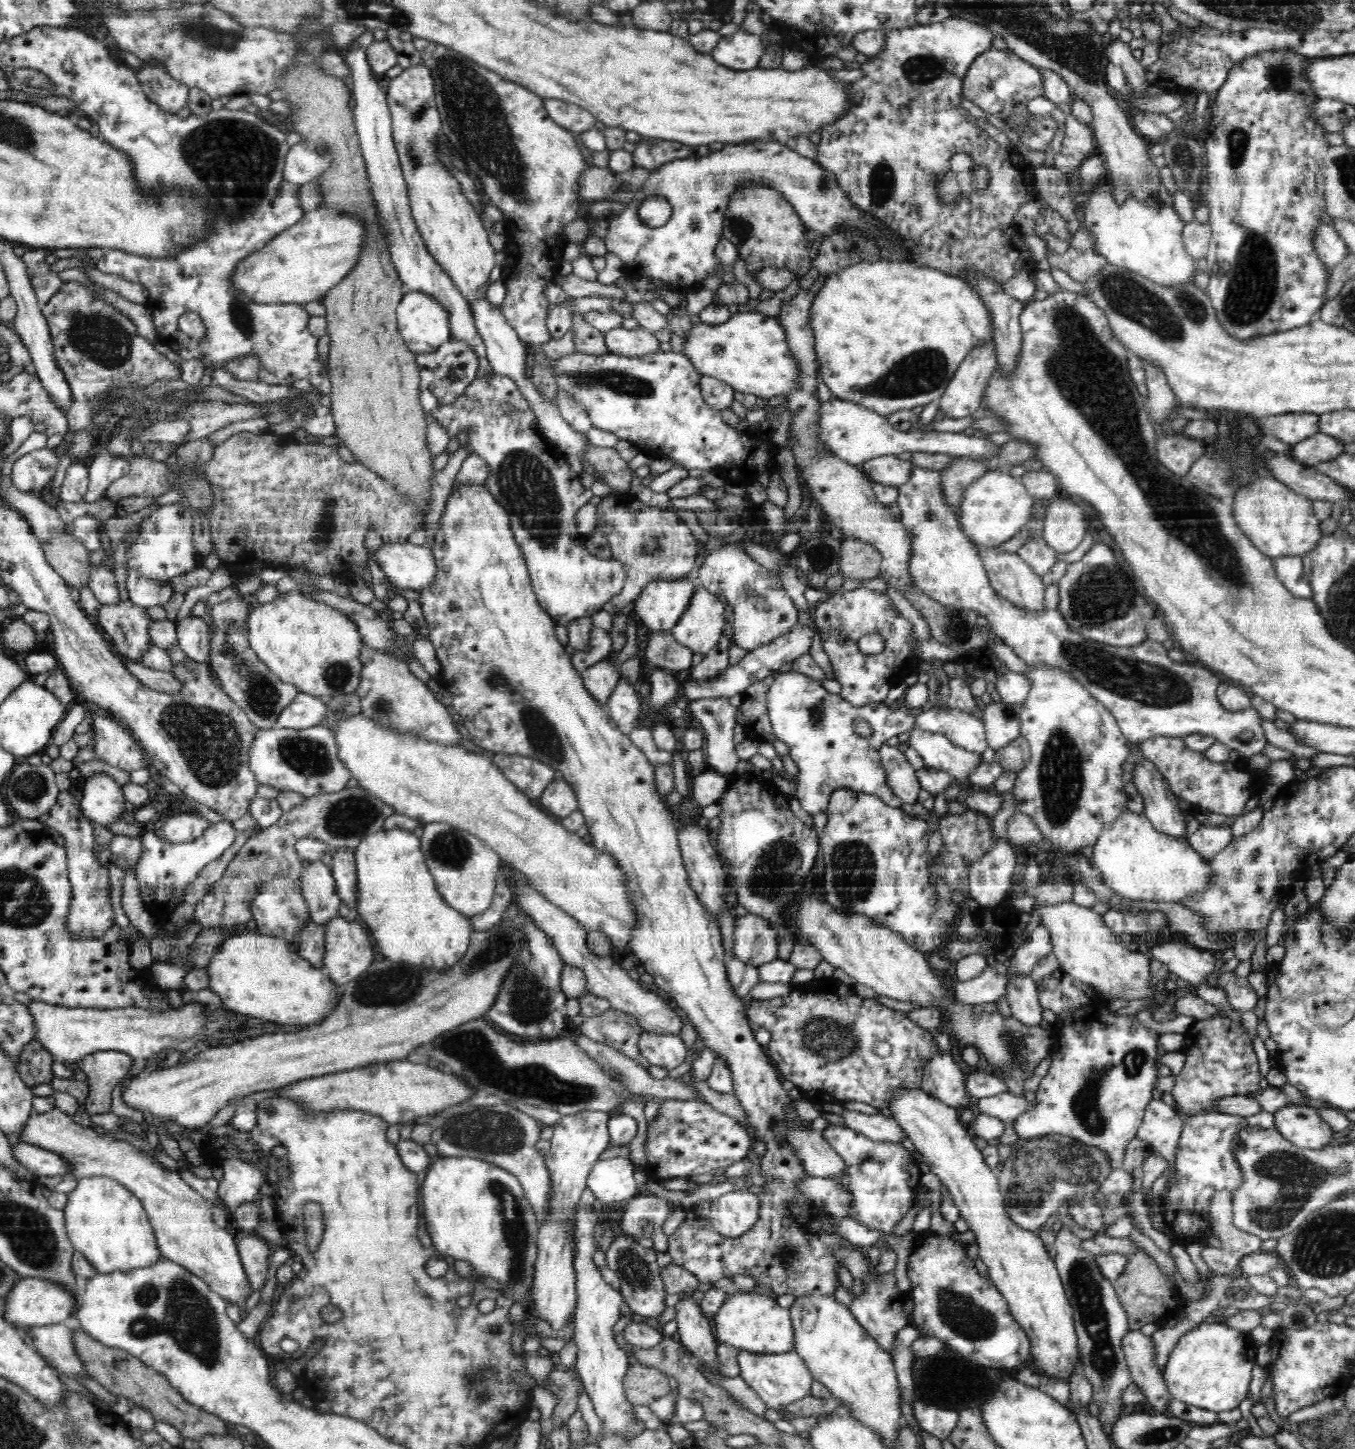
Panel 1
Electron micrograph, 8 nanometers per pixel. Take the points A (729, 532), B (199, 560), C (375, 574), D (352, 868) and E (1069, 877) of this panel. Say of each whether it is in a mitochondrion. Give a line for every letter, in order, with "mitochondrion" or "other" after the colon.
A: other
B: other
C: other
D: other
E: other

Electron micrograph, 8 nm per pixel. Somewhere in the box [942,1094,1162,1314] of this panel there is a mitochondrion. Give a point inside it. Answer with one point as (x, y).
(1039, 1168)

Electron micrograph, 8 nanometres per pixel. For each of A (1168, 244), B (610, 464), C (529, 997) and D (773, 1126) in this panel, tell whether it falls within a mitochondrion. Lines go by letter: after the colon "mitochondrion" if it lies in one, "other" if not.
A: other
B: other
C: mitochondrion
D: mitochondrion

